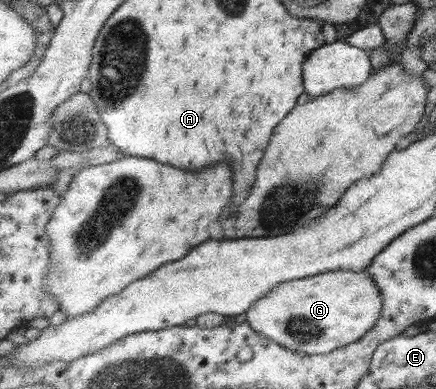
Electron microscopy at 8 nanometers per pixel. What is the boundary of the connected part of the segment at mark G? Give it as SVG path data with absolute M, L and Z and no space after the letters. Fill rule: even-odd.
M368 270L361 273L353 271L331 271L309 278L299 278L283 282L259 299L246 314L252 327L275 340L277 343L299 352L311 355L330 354L331 352L355 343L369 335L381 319L385 301L381 297L381 287Z

